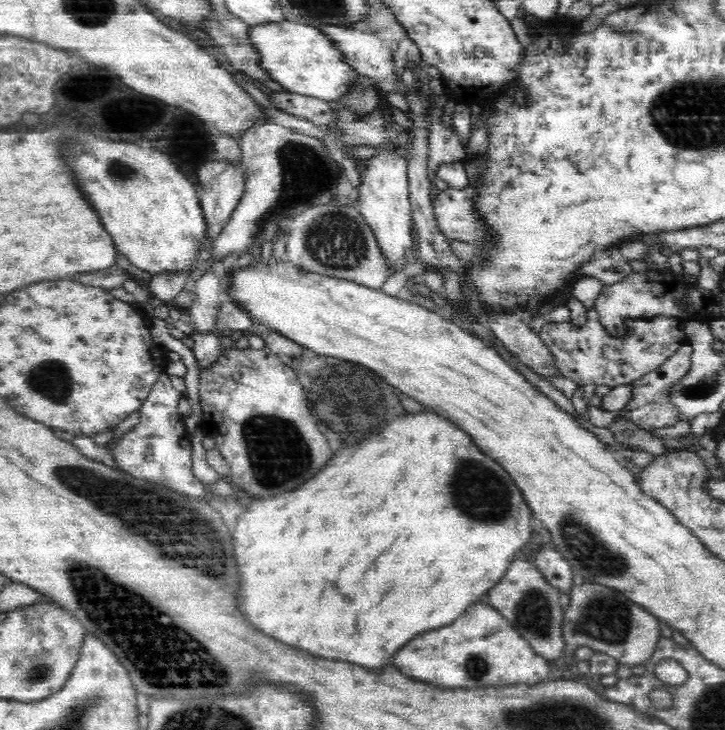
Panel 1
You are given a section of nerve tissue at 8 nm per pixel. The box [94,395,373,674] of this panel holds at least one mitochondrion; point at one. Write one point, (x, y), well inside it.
(280, 456)

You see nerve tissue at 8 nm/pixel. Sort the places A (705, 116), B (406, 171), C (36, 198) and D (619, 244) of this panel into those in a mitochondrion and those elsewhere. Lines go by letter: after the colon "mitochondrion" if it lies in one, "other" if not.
A: mitochondrion
B: other
C: other
D: other

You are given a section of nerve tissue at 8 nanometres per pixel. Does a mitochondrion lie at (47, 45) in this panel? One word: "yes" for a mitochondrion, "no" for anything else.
no

